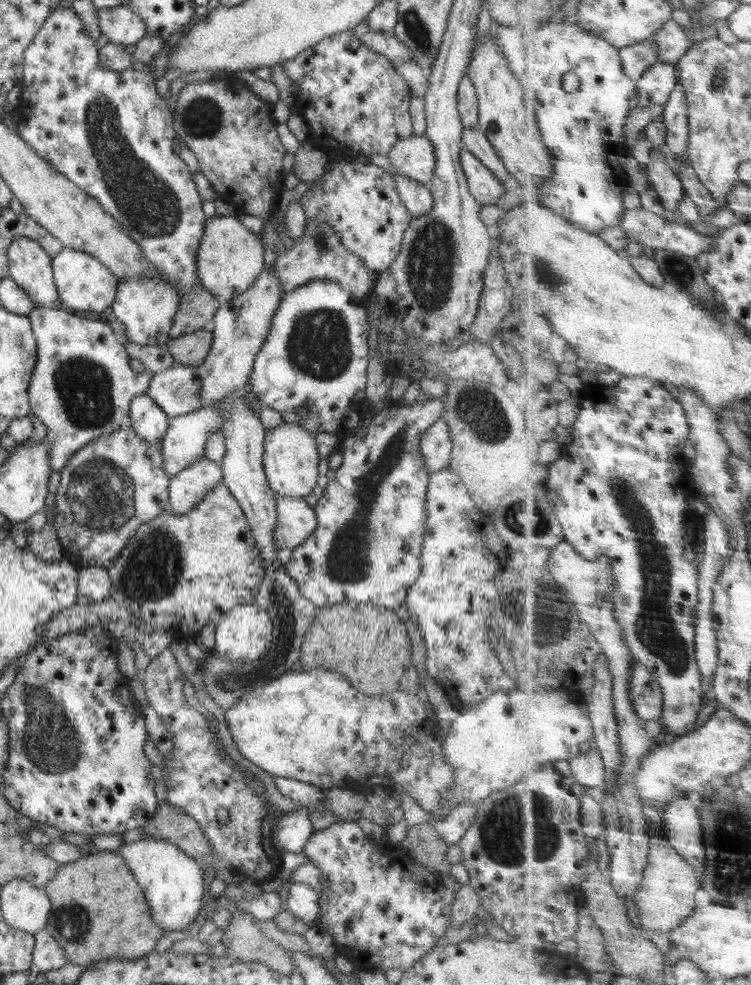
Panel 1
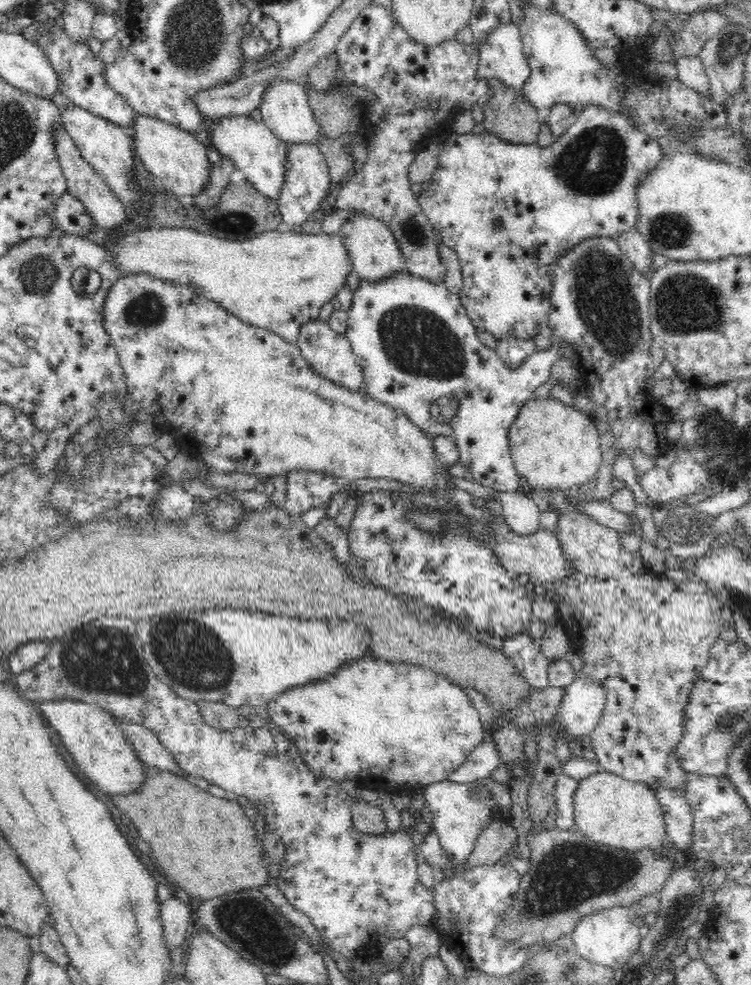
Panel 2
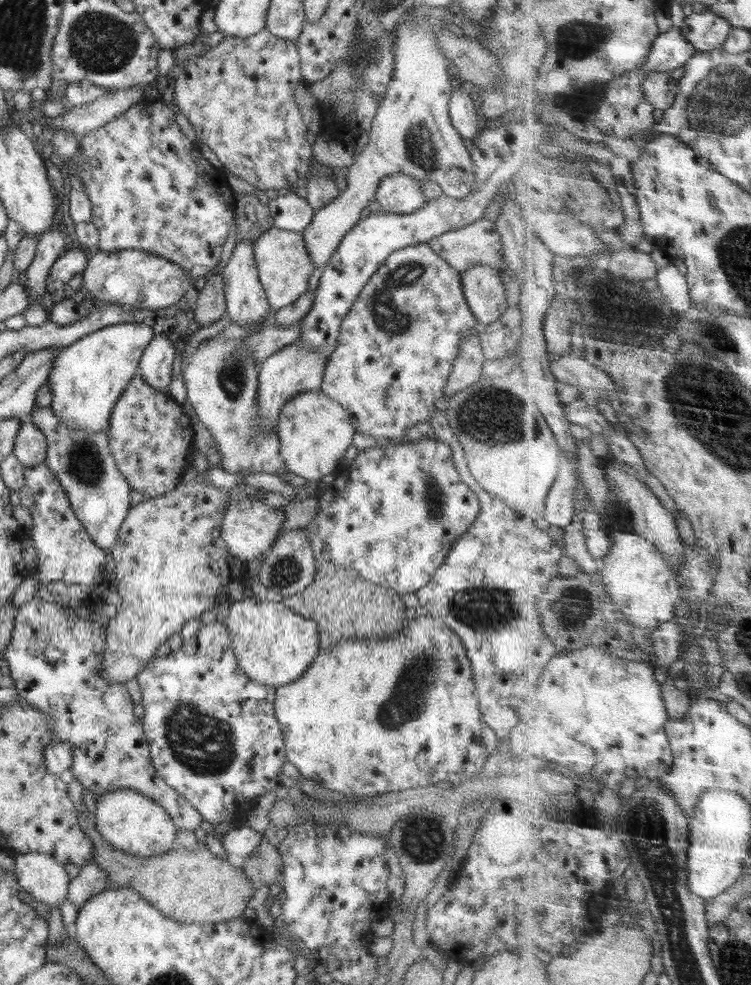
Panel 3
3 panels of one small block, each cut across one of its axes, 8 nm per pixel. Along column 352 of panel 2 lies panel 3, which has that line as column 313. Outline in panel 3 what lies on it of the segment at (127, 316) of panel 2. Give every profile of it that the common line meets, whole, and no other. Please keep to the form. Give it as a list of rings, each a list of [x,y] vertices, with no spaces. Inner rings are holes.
[[[320,390],[302,392],[286,402],[280,410],[276,428],[280,441],[280,454],[287,470],[311,481],[318,481],[334,471],[334,468],[343,460],[348,447],[353,444],[355,432],[354,425],[350,422],[346,410]]]

